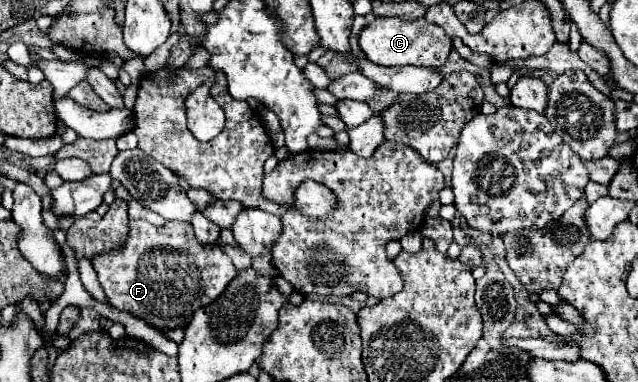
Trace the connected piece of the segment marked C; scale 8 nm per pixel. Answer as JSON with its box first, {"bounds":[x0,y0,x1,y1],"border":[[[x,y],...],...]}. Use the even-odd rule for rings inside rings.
{"bounds":[360,17,452,67],"border":[[[378,17],[360,33],[360,49],[366,59],[384,67],[400,67],[400,65],[416,65],[416,67],[442,67],[452,45],[450,37],[438,27],[430,25],[426,19],[418,19],[406,23],[398,17]]]}

